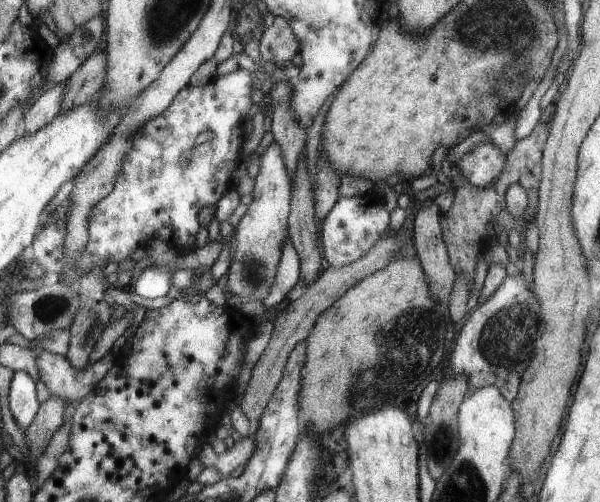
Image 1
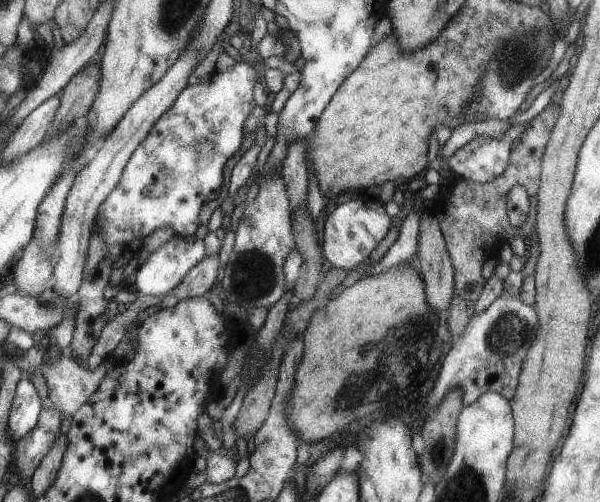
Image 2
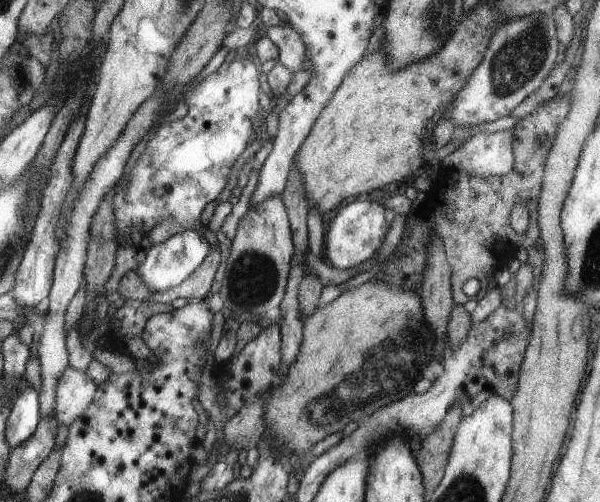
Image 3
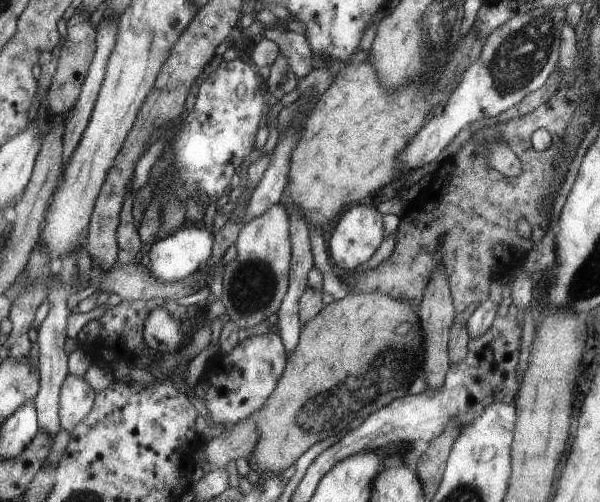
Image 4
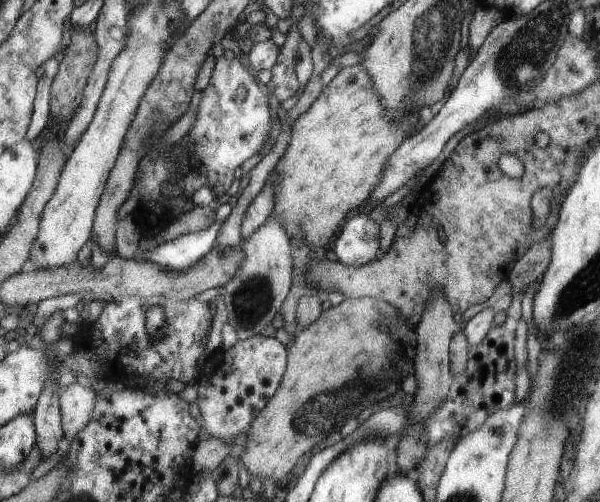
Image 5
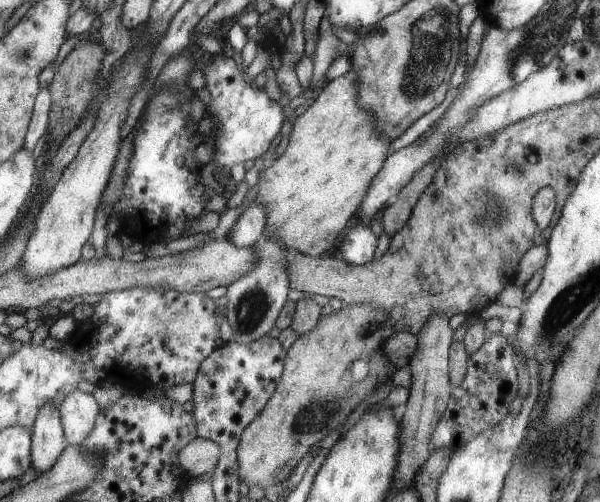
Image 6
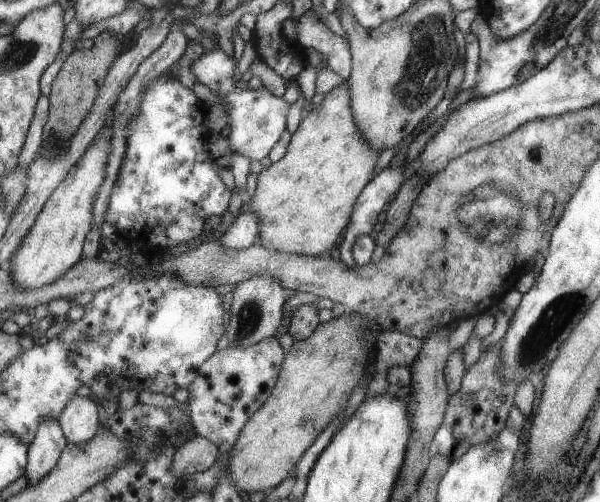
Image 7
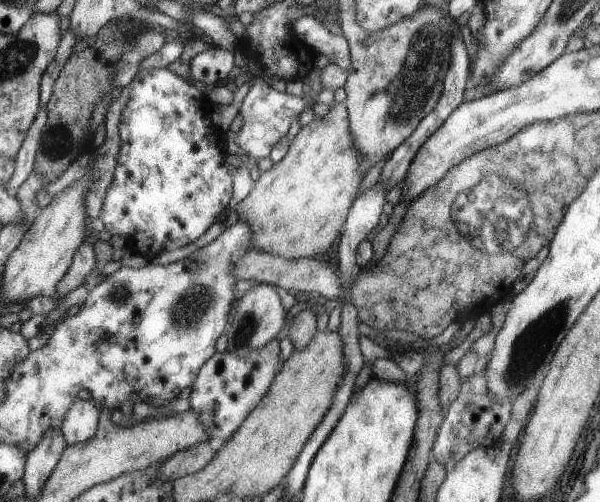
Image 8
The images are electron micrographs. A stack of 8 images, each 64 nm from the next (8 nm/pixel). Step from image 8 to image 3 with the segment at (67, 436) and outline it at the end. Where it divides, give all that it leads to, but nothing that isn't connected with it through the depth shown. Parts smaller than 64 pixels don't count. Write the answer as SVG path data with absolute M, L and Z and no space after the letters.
M67 365L55 382L55 412L58 424L71 426L83 414L83 410L91 404L96 389L85 371L78 371Z

